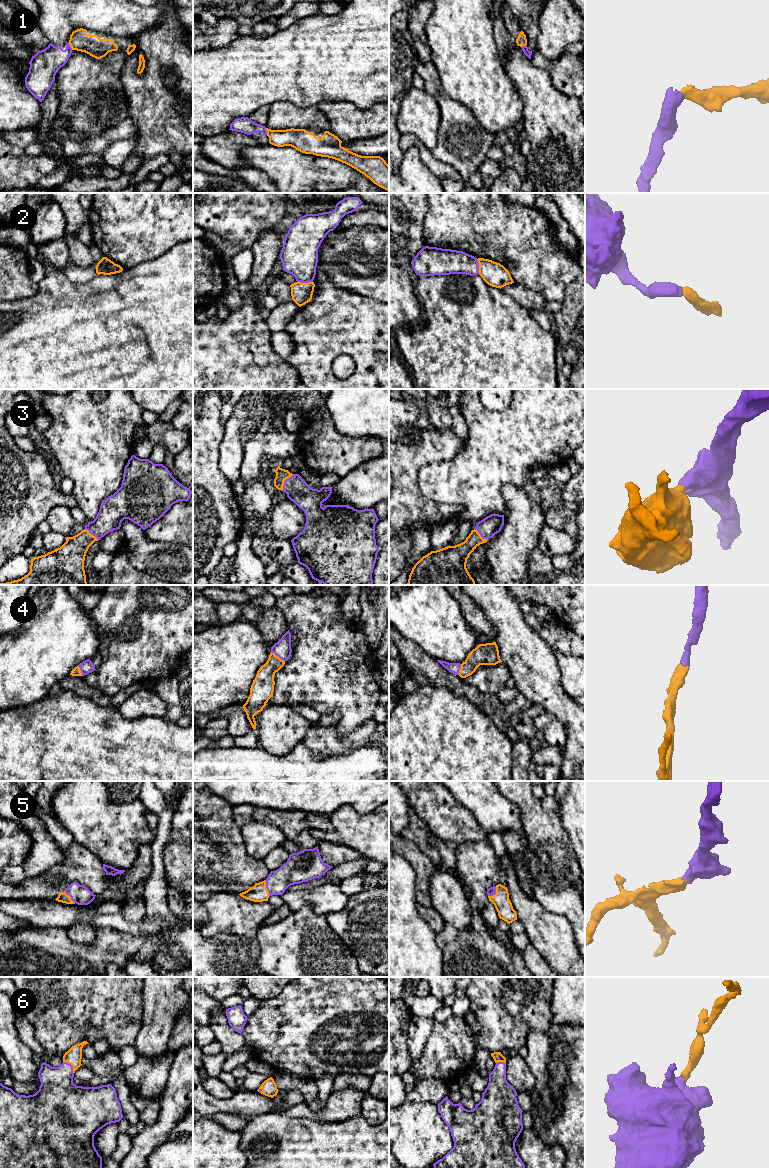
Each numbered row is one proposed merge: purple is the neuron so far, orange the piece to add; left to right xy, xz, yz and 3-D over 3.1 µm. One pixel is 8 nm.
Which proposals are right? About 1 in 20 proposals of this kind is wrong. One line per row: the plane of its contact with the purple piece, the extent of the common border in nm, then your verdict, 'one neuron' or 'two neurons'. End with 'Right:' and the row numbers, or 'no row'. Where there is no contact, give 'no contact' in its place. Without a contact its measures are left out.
1: contact in xy; length 70 nm; two neurons
2: contact in xz; length 130 nm; two neurons
3: contact in xz; length 170 nm; one neuron
4: contact in xz; length 140 nm; one neuron
5: contact in xz; length 130 nm; one neuron
6: contact in xy; length 130 nm; one neuron
Right: 3, 4, 5, 6

